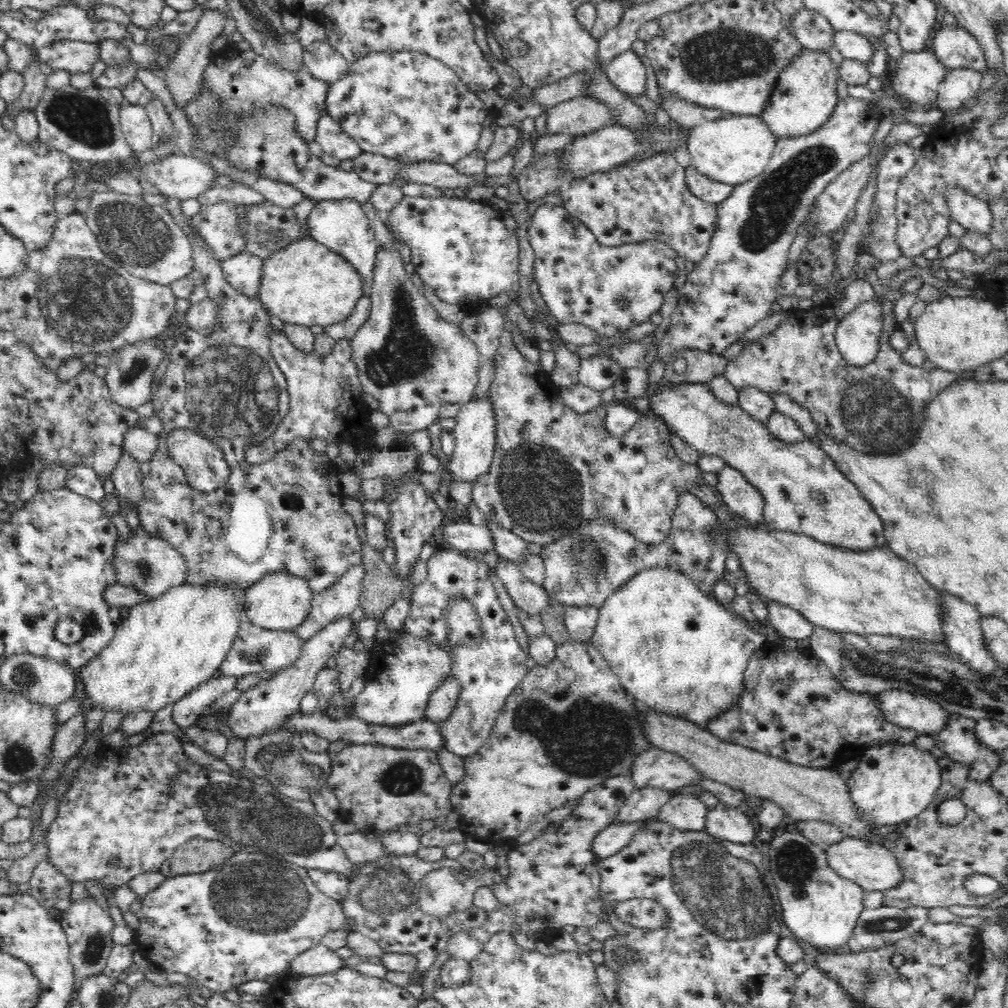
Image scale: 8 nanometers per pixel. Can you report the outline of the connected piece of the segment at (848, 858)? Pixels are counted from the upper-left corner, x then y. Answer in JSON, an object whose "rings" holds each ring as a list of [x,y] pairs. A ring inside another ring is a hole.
{"rings":[[[844,836],[842,840],[824,846],[824,849],[830,868],[842,878],[859,884],[864,890],[883,891],[897,885],[902,880],[897,858],[890,849],[882,846],[881,843],[875,843],[866,838]]]}

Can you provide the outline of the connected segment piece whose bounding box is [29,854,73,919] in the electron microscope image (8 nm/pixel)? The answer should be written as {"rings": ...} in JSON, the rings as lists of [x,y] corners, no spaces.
{"rings":[[[47,854],[34,867],[29,883],[30,893],[38,904],[58,919],[73,901],[70,898],[72,882],[62,871],[56,869],[56,865],[50,863]]]}

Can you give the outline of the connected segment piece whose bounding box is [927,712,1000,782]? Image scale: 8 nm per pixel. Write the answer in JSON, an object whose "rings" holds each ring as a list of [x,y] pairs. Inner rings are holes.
{"rings":[[[946,712],[946,722],[938,732],[927,735],[955,762],[970,767],[969,779],[984,782],[998,768],[1000,753],[977,737],[977,720],[955,712]]]}

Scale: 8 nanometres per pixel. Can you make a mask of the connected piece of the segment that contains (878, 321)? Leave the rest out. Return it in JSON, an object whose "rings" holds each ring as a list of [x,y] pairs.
{"rings":[[[890,284],[886,286],[888,290],[884,291],[884,295],[868,299],[861,302],[856,308],[846,313],[842,320],[839,320],[837,329],[835,330],[835,341],[837,342],[839,351],[845,358],[845,361],[855,367],[866,366],[873,361],[875,356],[880,350],[880,336],[882,336],[882,328],[884,324],[884,317],[882,312],[885,306],[884,302],[895,303],[896,300],[900,300],[904,296],[904,288],[898,286],[898,288],[892,288]]]}

